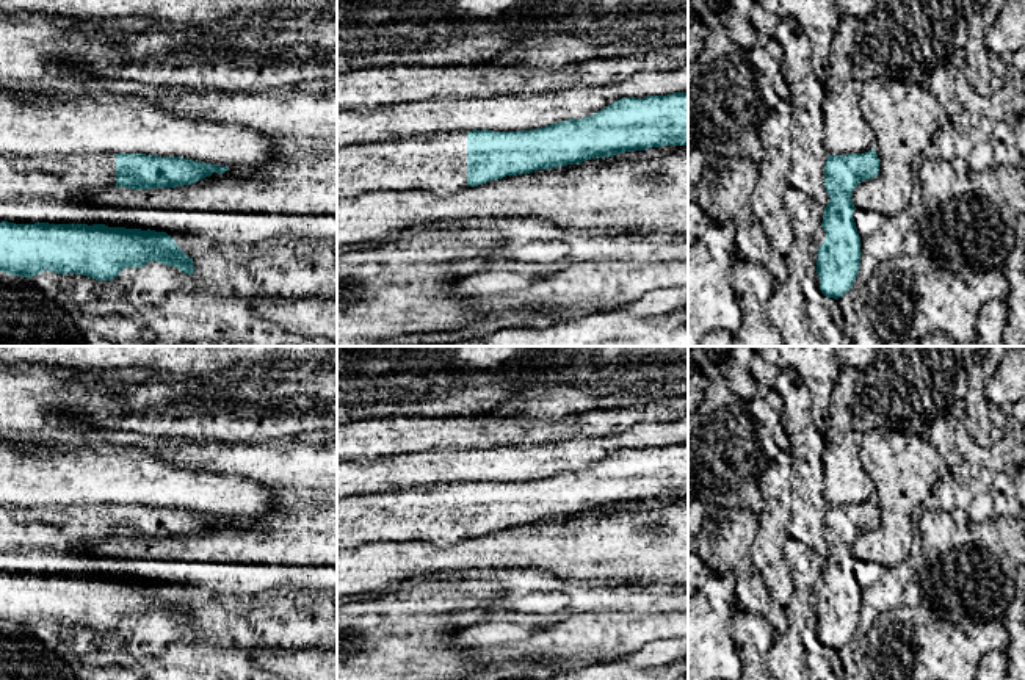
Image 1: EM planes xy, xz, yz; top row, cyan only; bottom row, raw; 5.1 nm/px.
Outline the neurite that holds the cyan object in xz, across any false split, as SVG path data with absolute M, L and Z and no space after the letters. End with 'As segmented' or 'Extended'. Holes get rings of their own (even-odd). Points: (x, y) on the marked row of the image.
M688 92L625 97L588 118L567 119L536 130L472 130L340 147L337 149L337 199L350 199L373 190L426 190L453 194L506 175L661 146L688 146Z. Extended

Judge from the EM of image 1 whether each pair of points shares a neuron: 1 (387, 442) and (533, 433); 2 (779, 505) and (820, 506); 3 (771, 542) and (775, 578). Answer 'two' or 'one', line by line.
1: one
2: two
3: one

